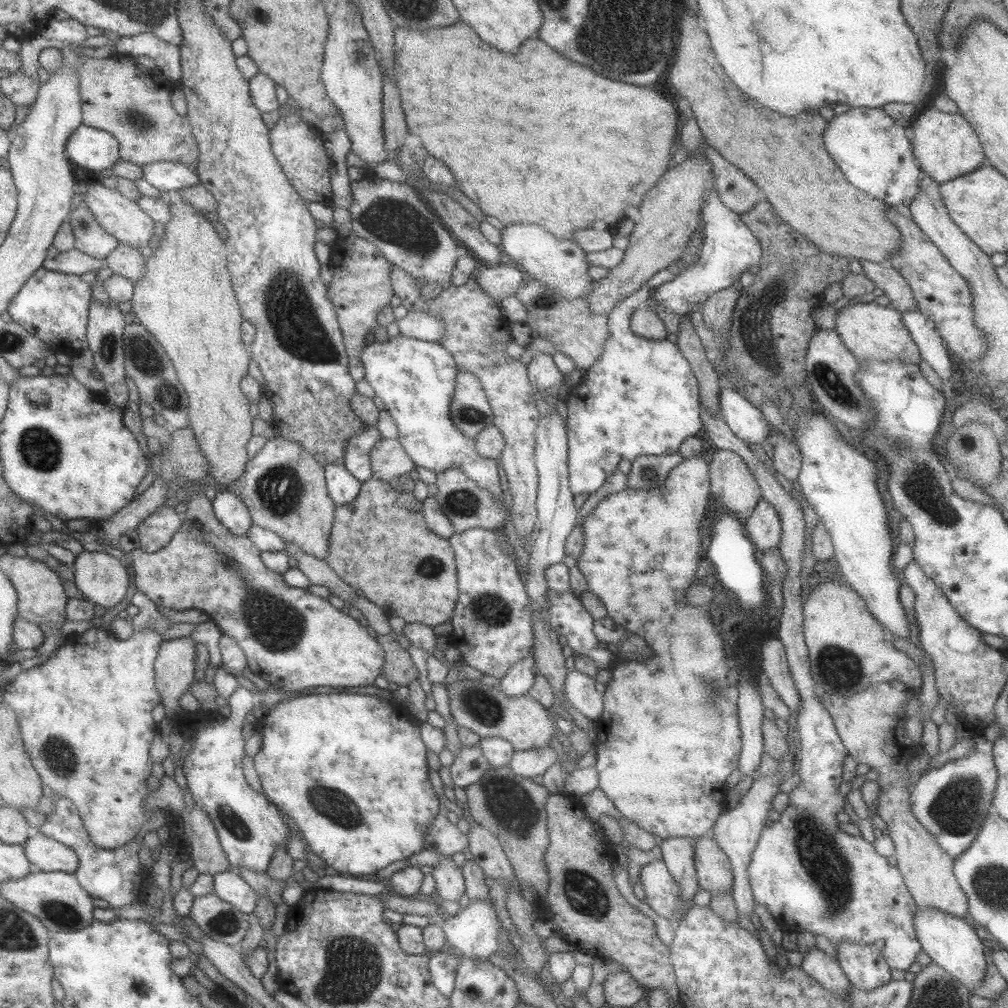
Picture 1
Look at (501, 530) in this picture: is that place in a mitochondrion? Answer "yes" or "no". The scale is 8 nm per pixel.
no

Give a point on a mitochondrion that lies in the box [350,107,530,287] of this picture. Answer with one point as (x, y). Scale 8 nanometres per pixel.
(384, 219)

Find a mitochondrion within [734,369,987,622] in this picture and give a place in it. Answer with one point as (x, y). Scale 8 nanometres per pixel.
(921, 482)

